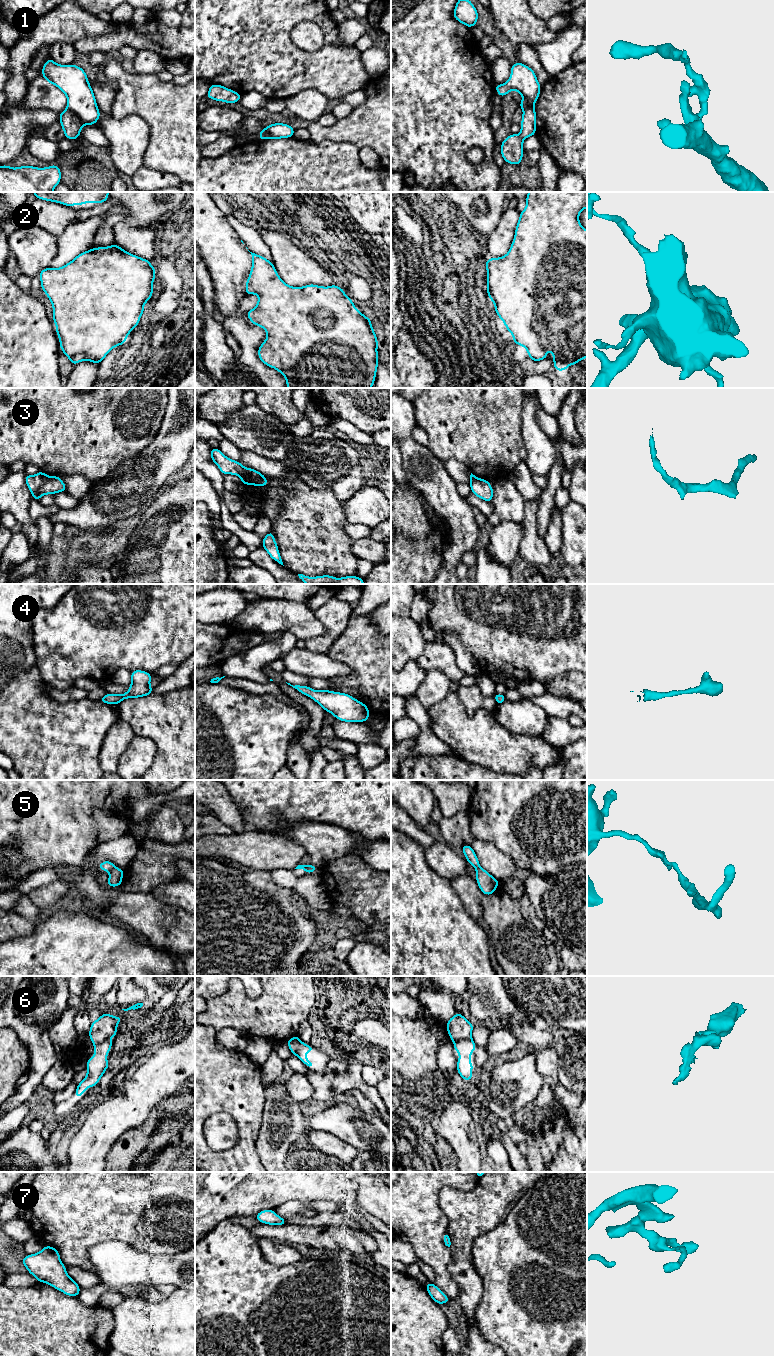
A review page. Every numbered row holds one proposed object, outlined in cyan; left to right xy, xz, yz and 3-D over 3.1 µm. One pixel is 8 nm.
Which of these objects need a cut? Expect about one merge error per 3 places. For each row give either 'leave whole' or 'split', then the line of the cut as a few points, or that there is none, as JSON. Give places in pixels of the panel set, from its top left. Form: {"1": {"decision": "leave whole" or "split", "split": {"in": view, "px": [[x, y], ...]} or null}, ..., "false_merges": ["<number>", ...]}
{"1": {"decision": "split", "split": {"in": "xy", "px": [[67, 107], [77, 115], [83, 124]]}}, "2": {"decision": "leave whole", "split": null}, "3": {"decision": "split", "split": {"in": "xy", "px": [[50, 477], [32, 493]]}}, "4": {"decision": "leave whole", "split": null}, "5": {"decision": "split", "split": {"in": "xz", "px": [[310, 865], [306, 872]]}}, "6": {"decision": "split", "split": {"in": "yz", "px": [[470, 1036], [454, 1042]]}}, "7": {"decision": "leave whole", "split": null}, "false_merges": ["1", "3", "5", "6"]}

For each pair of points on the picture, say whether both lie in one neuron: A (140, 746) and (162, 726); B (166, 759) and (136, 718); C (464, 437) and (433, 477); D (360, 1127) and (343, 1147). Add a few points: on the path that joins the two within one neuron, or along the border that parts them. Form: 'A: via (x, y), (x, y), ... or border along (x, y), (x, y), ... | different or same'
A: border along (135, 735), (153, 741), (153, 761) | different
B: via (166, 748), (166, 744), (147, 725) | same
C: border along (426, 446), (443, 462) | different
D: border along (325, 1131), (358, 1149) | different

